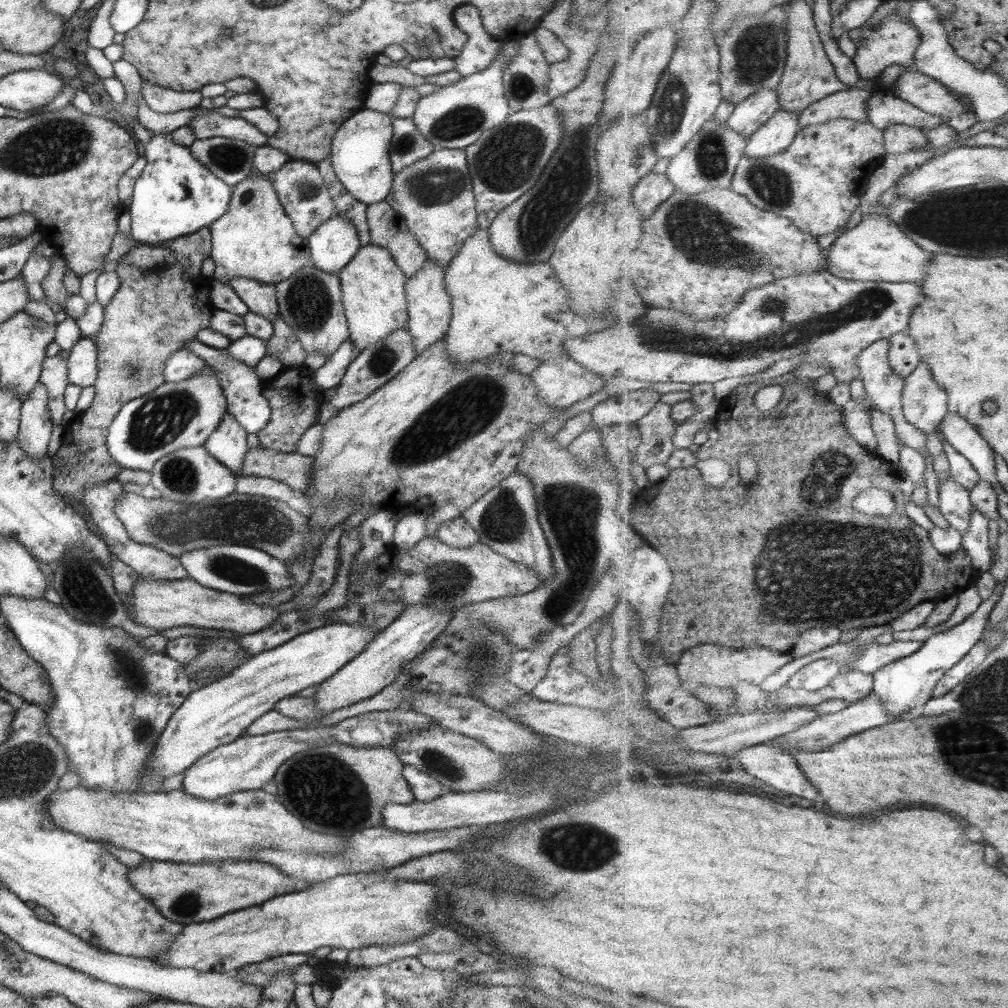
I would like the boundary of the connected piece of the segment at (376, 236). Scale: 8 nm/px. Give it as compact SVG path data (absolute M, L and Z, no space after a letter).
M381 201L368 205L366 223L370 243L386 248L391 253L406 280L415 276L415 271L421 268L428 256L409 232L404 218L387 201Z

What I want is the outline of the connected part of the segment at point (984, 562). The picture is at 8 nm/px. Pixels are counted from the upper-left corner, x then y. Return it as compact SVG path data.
M979 509L972 510L971 526L962 537L962 550L971 556L972 563L979 572L987 572L994 558L990 541L990 520Z

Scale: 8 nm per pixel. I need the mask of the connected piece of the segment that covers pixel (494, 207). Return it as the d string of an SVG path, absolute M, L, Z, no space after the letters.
M546 104L531 110L509 113L501 124L484 130L477 140L466 146L466 167L471 179L479 229L487 229L499 211L535 184L559 141L558 112L552 104Z

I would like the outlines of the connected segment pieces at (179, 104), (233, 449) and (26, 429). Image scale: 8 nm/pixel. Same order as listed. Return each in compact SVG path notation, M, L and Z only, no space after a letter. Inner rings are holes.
M141 82L141 84L140 96L147 108L153 112L167 114L167 112L189 110L200 106L202 96L198 90L179 92L171 88L149 85L149 83Z
M225 411L221 423L202 446L217 462L227 467L235 477L239 477L243 457L249 449L246 436L247 433L239 427L239 423Z
M37 382L20 402L20 420L18 433L15 438L19 448L24 450L27 456L31 457L31 460L39 460L46 455L46 448L50 439L52 426L48 412L48 392L41 383Z

